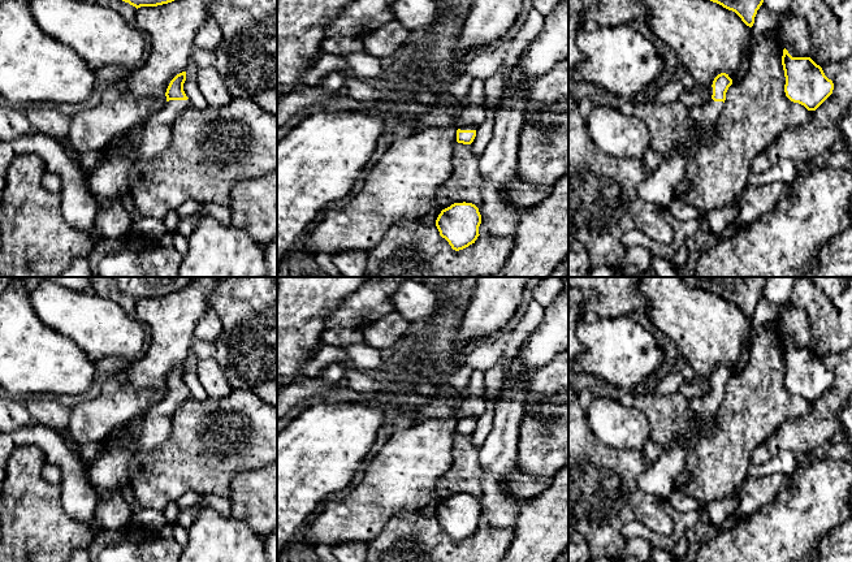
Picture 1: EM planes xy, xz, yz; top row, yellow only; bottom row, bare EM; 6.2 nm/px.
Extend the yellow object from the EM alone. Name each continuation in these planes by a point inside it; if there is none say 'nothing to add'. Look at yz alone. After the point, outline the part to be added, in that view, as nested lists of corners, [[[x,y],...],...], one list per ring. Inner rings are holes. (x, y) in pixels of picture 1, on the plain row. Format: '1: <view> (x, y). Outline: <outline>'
1: yz (704, 407). Outline: [[[709,379],[710,390],[701,393],[689,402],[689,412],[696,416],[700,429],[710,436],[715,427],[715,415],[721,406],[723,393],[714,393],[712,390],[713,379]]]

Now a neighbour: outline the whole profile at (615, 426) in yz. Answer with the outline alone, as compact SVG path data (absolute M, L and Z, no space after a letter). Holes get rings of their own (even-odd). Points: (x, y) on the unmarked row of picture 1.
M592 398L587 418L592 433L609 448L641 450L649 440L646 416L635 407L624 407L618 399Z

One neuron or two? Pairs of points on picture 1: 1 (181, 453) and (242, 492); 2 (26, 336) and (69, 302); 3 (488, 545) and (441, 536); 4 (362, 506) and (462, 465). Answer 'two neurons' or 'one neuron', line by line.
1: two neurons
2: two neurons
3: one neuron
4: two neurons

